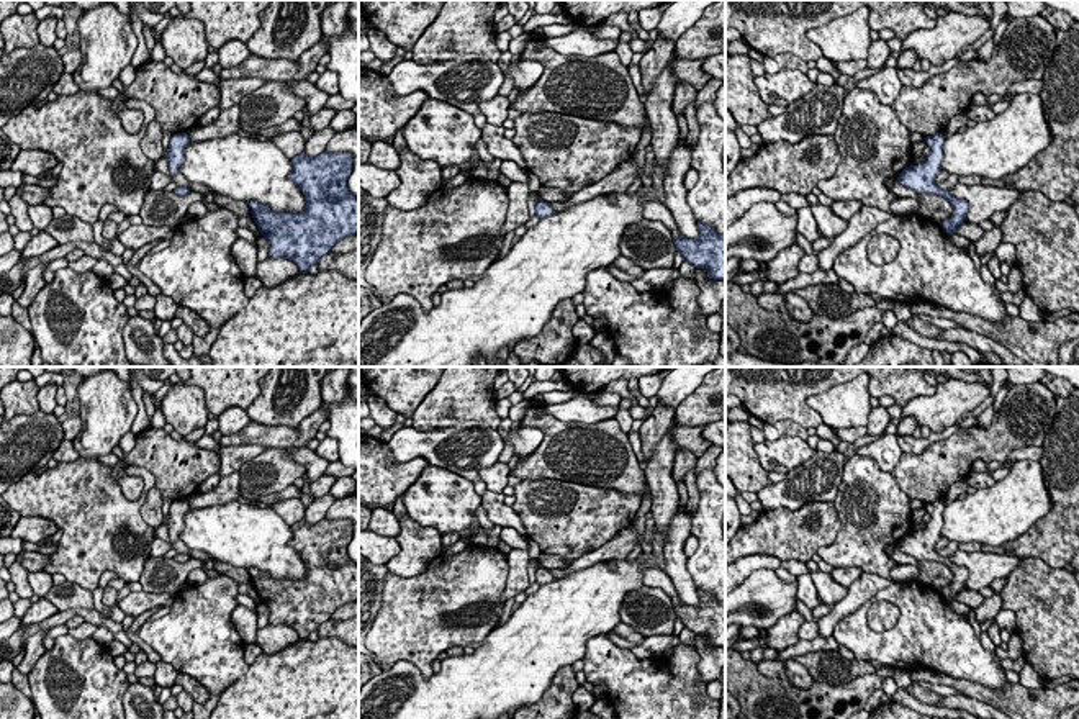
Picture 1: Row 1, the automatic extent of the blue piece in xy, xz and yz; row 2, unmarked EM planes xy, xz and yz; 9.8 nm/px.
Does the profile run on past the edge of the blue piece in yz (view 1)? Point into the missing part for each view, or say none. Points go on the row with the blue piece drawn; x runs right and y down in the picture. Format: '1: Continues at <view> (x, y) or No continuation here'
1: No continuation here

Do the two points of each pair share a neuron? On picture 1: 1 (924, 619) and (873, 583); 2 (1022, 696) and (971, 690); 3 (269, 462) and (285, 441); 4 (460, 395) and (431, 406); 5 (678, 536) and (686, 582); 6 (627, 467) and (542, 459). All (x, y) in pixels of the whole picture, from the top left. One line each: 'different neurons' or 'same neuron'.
1: different neurons
2: same neuron
3: different neurons
4: same neuron
5: same neuron
6: same neuron

